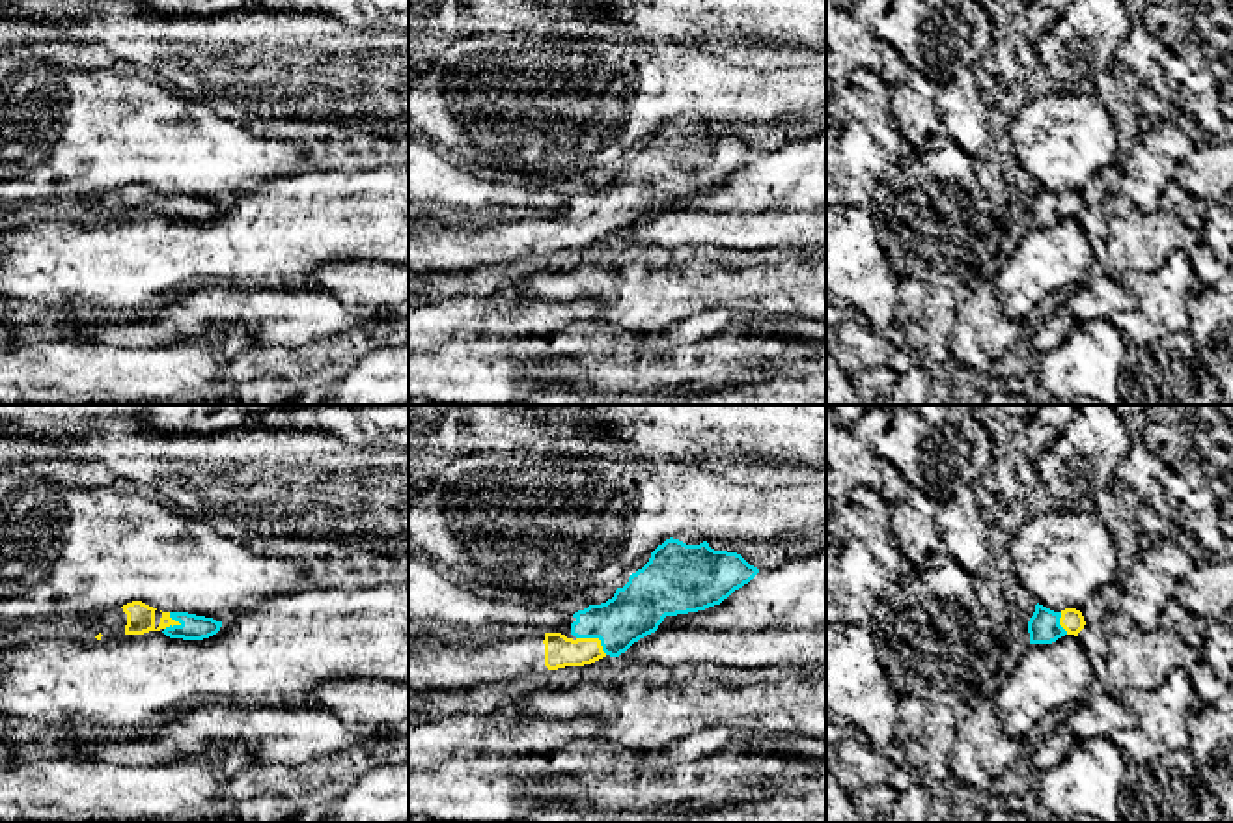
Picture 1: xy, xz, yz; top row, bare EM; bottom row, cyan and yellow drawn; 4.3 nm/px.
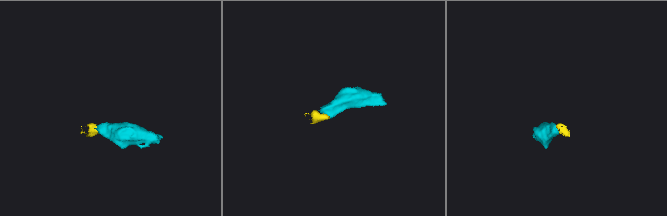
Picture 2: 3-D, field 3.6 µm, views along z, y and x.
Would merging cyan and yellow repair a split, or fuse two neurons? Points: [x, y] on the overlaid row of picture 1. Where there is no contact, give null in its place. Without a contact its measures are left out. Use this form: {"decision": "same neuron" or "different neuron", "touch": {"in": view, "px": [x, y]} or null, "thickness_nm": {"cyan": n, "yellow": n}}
{"decision": "same neuron", "touch": {"in": "xz", "px": [595, 637]}, "thickness_nm": {"cyan": 240, "yellow": 140}}

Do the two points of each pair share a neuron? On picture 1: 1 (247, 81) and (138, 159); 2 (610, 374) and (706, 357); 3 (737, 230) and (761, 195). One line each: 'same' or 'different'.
1: different
2: same
3: different

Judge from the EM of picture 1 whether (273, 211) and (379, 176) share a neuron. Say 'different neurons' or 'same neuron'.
same neuron

